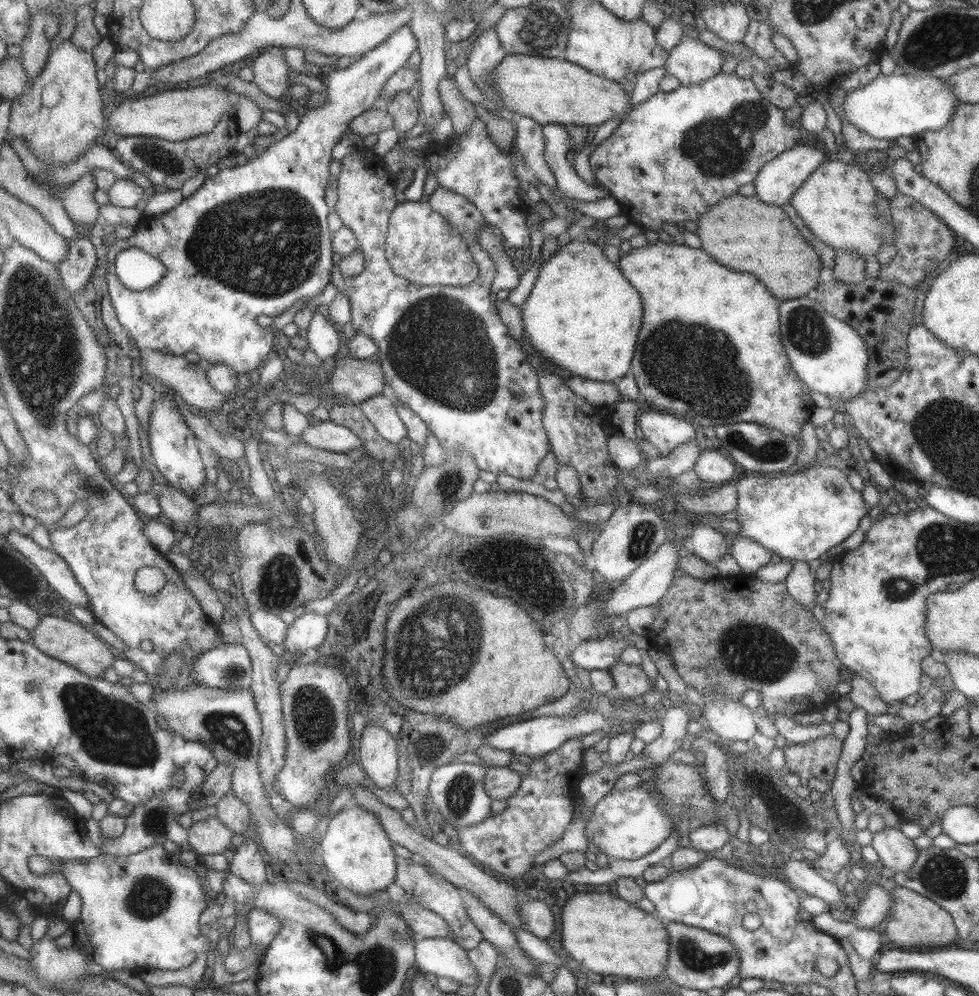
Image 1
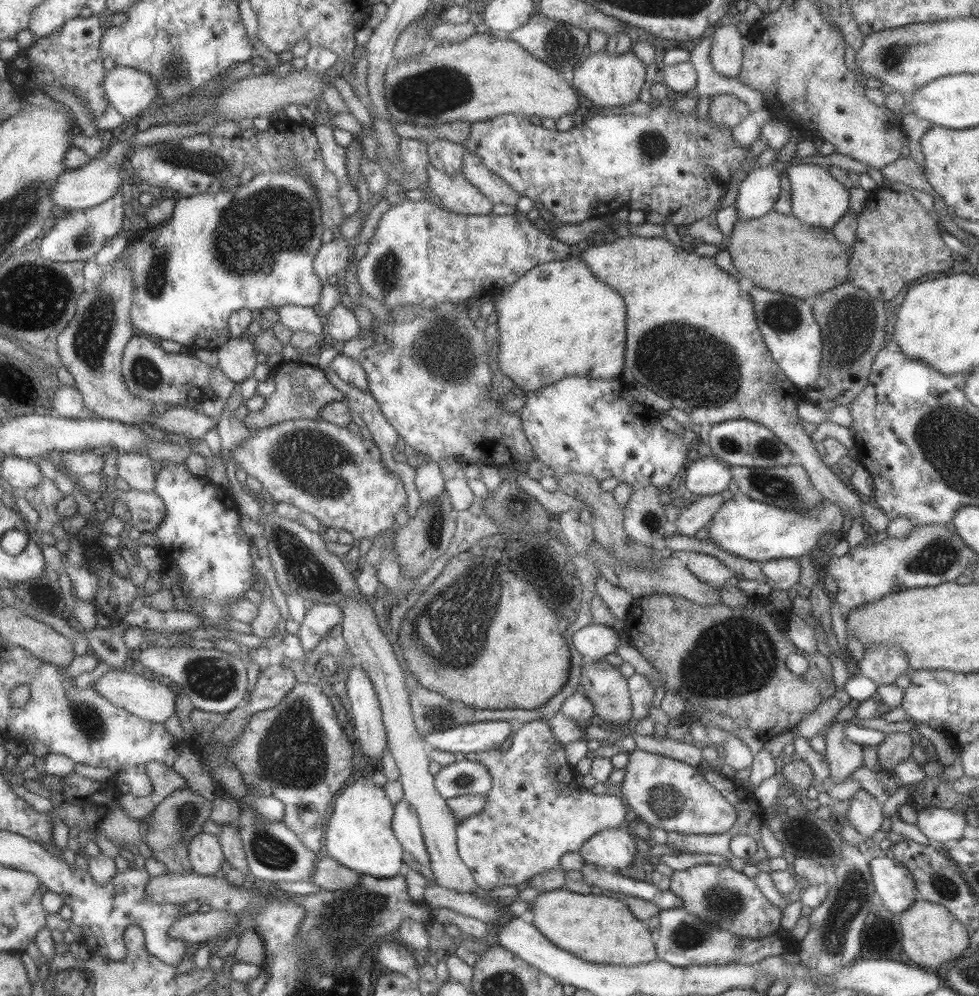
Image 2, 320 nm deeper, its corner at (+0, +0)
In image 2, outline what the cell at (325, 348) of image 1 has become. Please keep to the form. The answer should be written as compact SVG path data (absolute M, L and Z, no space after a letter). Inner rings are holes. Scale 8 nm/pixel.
M288 304L277 310L278 321L292 332L303 330L319 336L321 332L321 318L313 307Z

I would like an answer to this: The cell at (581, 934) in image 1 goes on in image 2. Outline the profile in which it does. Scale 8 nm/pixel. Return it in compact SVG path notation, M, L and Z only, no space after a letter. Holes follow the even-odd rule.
M567 889L545 891L531 902L533 926L545 938L587 962L633 966L656 958L654 943L646 922L637 920L623 900L600 894L577 894Z

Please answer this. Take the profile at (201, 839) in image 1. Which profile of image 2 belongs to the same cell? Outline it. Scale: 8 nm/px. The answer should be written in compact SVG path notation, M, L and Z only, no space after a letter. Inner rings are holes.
M203 832L196 834L188 842L188 859L192 871L201 876L220 874L224 854L217 836Z

